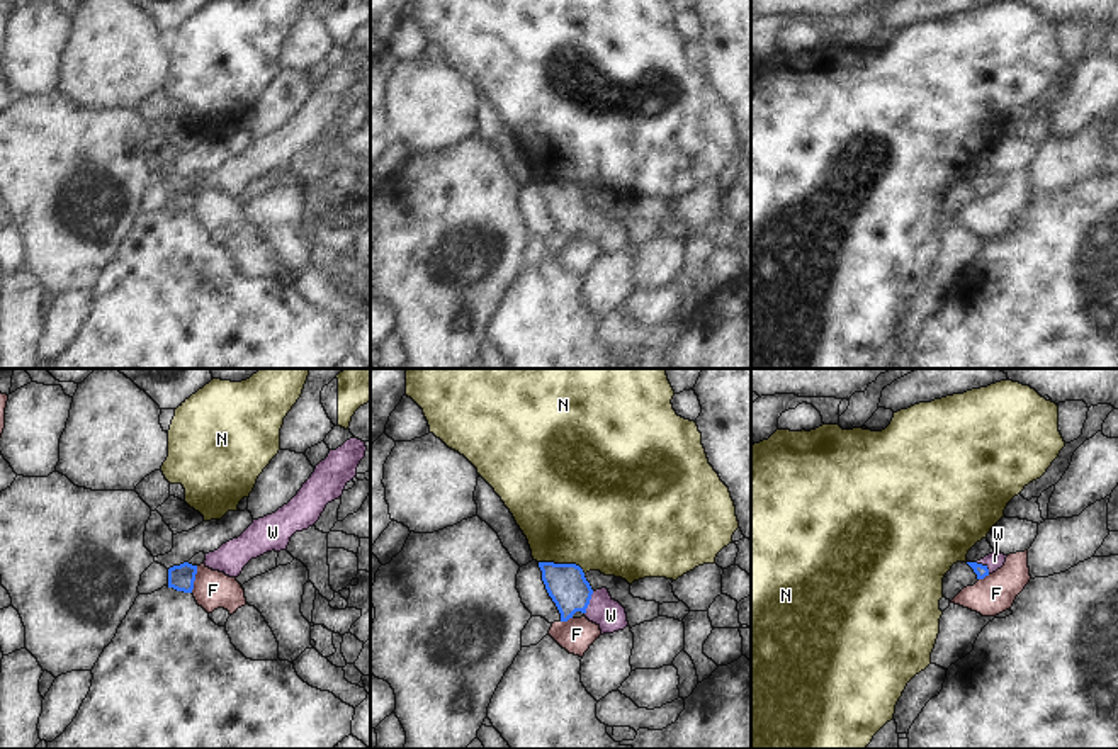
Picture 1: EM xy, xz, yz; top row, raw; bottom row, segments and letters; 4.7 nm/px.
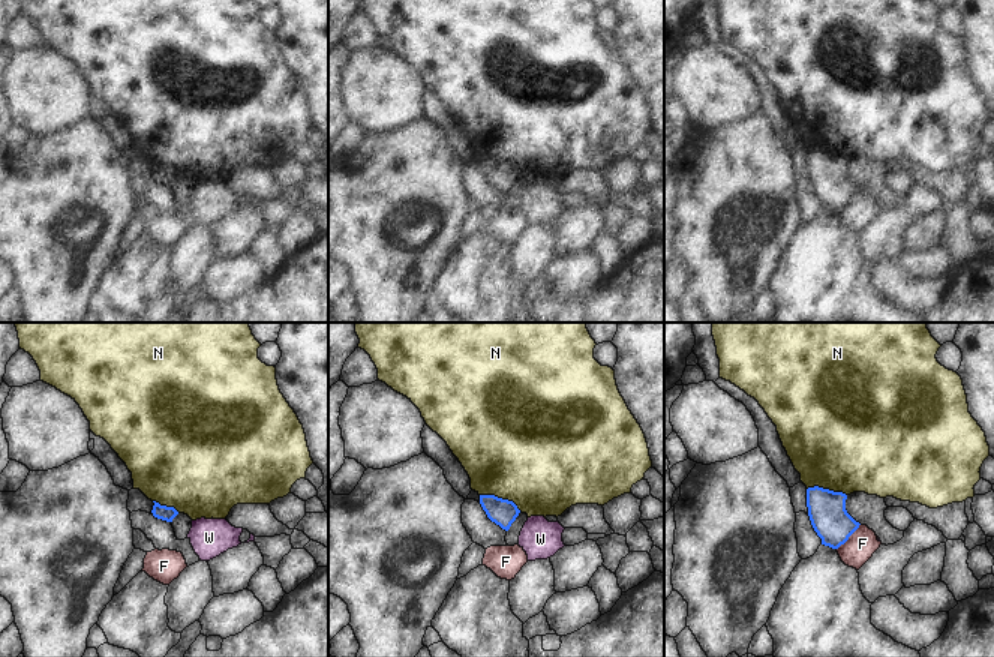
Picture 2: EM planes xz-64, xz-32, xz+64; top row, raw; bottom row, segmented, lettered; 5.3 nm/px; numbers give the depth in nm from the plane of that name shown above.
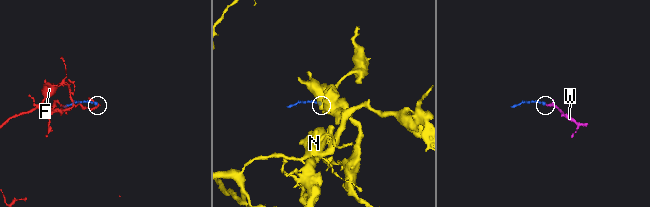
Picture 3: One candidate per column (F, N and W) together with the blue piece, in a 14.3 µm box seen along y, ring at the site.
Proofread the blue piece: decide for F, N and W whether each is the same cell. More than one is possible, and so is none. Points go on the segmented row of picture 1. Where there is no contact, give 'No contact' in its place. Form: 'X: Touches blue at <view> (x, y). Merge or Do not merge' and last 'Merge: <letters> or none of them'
F: Touches blue at xy (194, 580). Do not merge
N: Touches blue at xz (563, 564). Do not merge
W: Touches blue at xz (588, 603). Merge
Merge: W.

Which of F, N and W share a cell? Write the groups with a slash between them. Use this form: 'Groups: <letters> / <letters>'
Groups: F / N / W.

